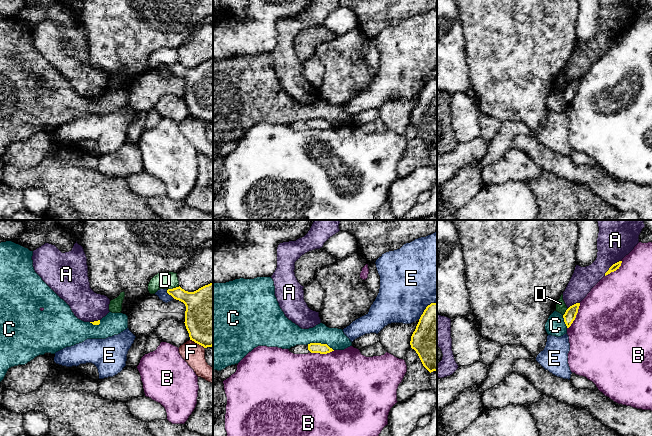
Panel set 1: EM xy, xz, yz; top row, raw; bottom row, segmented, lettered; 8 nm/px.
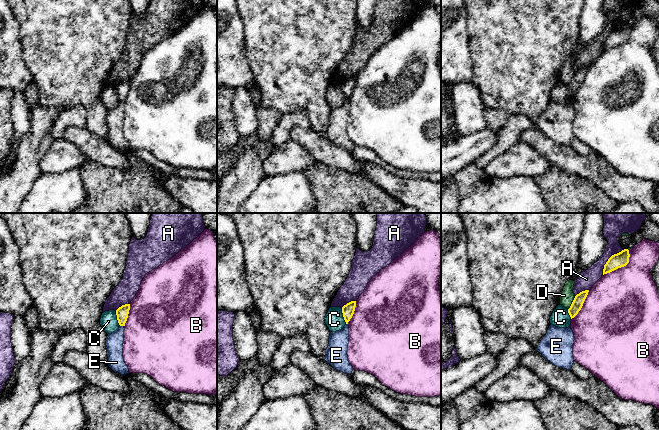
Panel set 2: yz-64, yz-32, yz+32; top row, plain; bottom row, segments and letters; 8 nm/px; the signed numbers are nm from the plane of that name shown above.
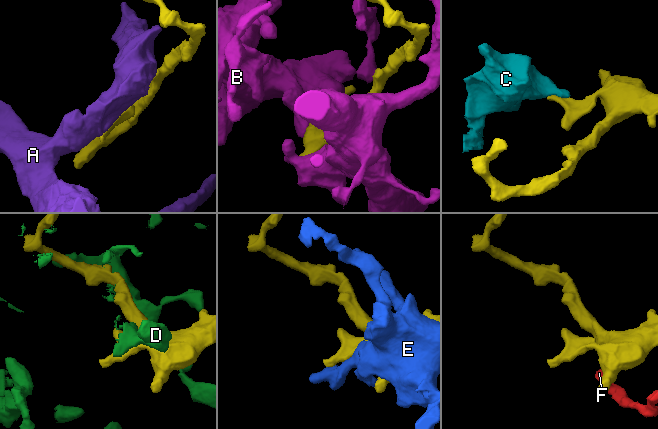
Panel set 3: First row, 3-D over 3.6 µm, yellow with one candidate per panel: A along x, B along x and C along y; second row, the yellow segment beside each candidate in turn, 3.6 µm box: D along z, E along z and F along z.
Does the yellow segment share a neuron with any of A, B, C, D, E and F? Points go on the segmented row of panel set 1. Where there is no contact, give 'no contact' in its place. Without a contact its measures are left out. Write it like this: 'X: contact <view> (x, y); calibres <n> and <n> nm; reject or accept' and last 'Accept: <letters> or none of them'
A: contact yz (611, 266); calibres 60 and 320 nm; reject
B: contact yz (575, 316); calibres 90 and 500 nm; reject
C: contact xz (320, 343); calibres 80 and 190 nm; reject
D: contact xy (173, 288); calibres 220 and 140 nm; reject
E: contact xy (170, 294); calibres 220 and 80 nm; reject
F: contact xy (197, 343); calibres 440 and 180 nm; reject
Accept: none of them

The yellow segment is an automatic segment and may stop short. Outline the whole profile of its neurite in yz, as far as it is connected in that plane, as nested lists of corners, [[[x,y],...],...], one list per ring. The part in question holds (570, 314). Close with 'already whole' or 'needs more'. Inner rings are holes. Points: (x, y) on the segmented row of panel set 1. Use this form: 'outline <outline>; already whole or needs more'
outline [[[576,303],[574,305],[570,306],[566,310],[565,314],[563,315],[564,322],[567,326],[567,328],[569,328],[571,326],[571,324],[573,323],[573,321],[575,320],[576,315],[578,313],[579,306],[580,306],[580,303]]]; already whole

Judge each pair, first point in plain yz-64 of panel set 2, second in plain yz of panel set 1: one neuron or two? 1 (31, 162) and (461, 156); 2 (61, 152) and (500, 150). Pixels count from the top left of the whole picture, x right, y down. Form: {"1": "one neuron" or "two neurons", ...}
{"1": "two neurons", "2": "two neurons"}

